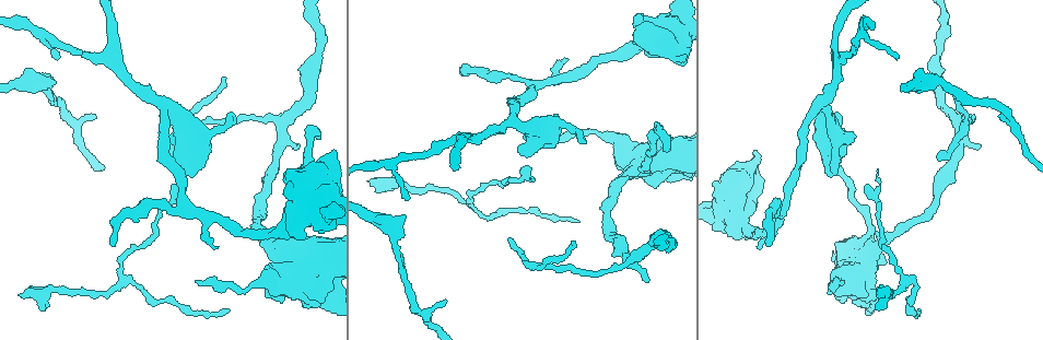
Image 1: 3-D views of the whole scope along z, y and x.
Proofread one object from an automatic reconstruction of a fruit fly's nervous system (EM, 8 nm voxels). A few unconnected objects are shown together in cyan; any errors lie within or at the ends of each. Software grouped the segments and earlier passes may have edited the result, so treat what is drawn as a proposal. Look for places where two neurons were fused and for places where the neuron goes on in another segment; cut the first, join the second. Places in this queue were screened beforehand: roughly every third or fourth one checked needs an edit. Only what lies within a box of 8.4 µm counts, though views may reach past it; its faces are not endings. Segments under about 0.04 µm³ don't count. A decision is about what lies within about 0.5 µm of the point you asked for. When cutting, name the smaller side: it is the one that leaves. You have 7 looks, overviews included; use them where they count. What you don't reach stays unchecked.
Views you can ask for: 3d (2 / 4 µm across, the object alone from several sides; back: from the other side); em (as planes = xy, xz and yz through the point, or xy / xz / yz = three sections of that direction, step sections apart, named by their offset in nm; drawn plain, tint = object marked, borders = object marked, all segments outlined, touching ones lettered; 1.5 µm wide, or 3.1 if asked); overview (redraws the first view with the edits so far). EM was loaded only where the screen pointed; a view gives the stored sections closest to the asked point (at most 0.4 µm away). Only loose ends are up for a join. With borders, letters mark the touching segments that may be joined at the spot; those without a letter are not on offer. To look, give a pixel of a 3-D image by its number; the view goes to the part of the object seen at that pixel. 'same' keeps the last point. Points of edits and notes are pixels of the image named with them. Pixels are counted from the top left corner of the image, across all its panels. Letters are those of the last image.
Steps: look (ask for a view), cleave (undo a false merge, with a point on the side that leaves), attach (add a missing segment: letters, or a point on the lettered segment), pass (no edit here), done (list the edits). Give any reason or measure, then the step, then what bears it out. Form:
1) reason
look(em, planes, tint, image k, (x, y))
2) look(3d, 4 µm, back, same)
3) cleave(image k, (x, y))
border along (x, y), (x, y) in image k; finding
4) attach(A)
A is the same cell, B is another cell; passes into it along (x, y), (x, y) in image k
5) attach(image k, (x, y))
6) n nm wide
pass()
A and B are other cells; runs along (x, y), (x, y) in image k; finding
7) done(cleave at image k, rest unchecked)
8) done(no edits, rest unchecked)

free end
look(em, planes, borders, image 1, (759, 246))

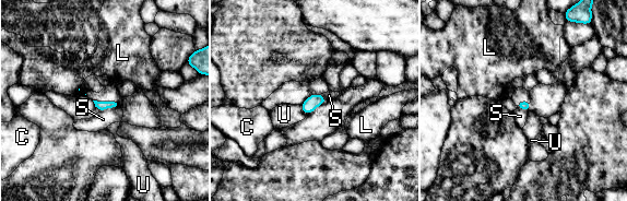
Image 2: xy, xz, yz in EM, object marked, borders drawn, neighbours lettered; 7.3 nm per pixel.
S touches over 140 nm
pass()
C, L, S and U are other cells; no lettered segment goes on from it

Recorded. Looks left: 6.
look(em, planes, borders, image 1, (868, 307))

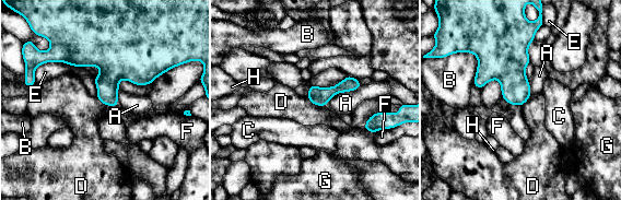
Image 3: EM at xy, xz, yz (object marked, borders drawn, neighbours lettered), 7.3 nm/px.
pass()
A, B, C, D, E, F, G and H are other cells; runs along (356, 82), (311, 97) in image 3; no lettered segment goes on from it

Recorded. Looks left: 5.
sudden change in width
look(3d, 2 µm, image 1, (269, 241))

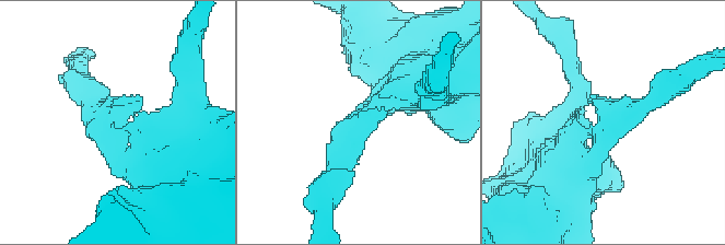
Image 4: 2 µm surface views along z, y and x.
arms of 220, 500 nm
look(em, xz, step 4, borders, image 4, (357, 123))

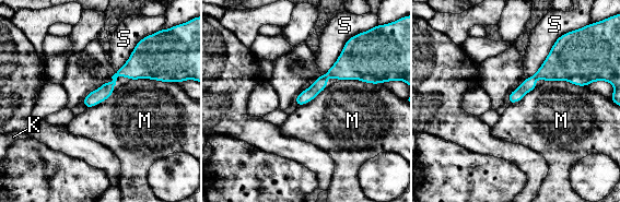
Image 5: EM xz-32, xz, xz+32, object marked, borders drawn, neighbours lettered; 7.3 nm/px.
S touches over 320 nm
pass()
K, M and S are other cells; runs along (154, 76), (123, 71), (86, 103) in image 5; continuous, no second neuron

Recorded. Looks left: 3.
done(no edits, rest unchecked)

